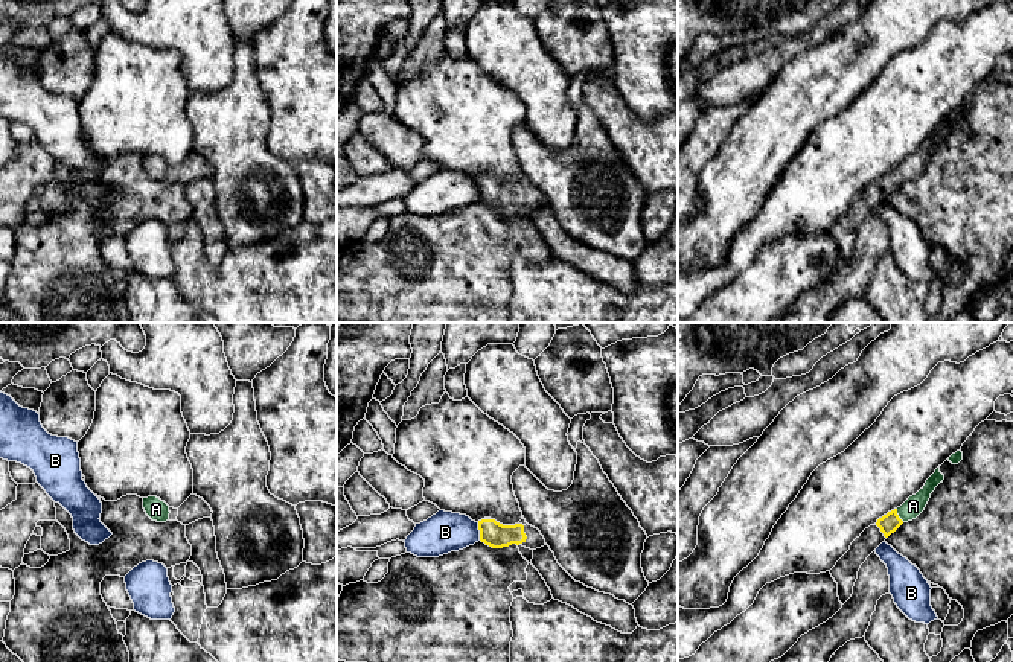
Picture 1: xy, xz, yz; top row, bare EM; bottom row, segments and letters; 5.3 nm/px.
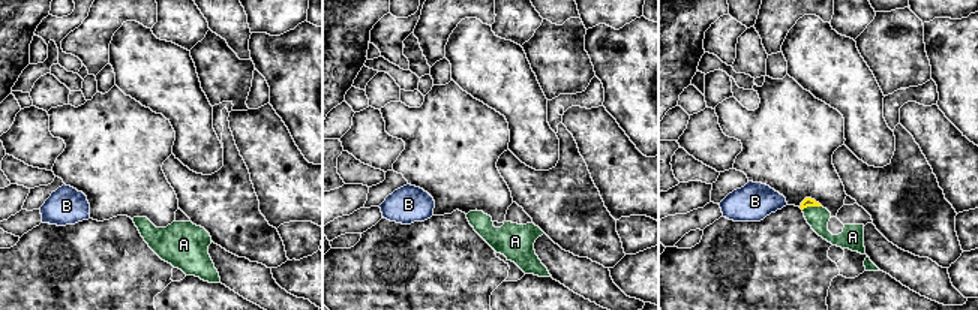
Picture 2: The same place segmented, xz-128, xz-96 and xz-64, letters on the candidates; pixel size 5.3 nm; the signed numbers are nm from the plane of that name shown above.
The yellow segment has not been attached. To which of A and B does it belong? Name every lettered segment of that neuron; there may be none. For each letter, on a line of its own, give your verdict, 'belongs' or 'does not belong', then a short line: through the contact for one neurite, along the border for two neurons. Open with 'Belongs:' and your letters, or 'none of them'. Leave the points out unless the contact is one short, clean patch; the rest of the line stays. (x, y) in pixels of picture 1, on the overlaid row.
Belongs: A
A: belongs | yz (890, 523), (897, 515), (913, 506)
B: does not belong | xz (477, 523), (480, 539)

